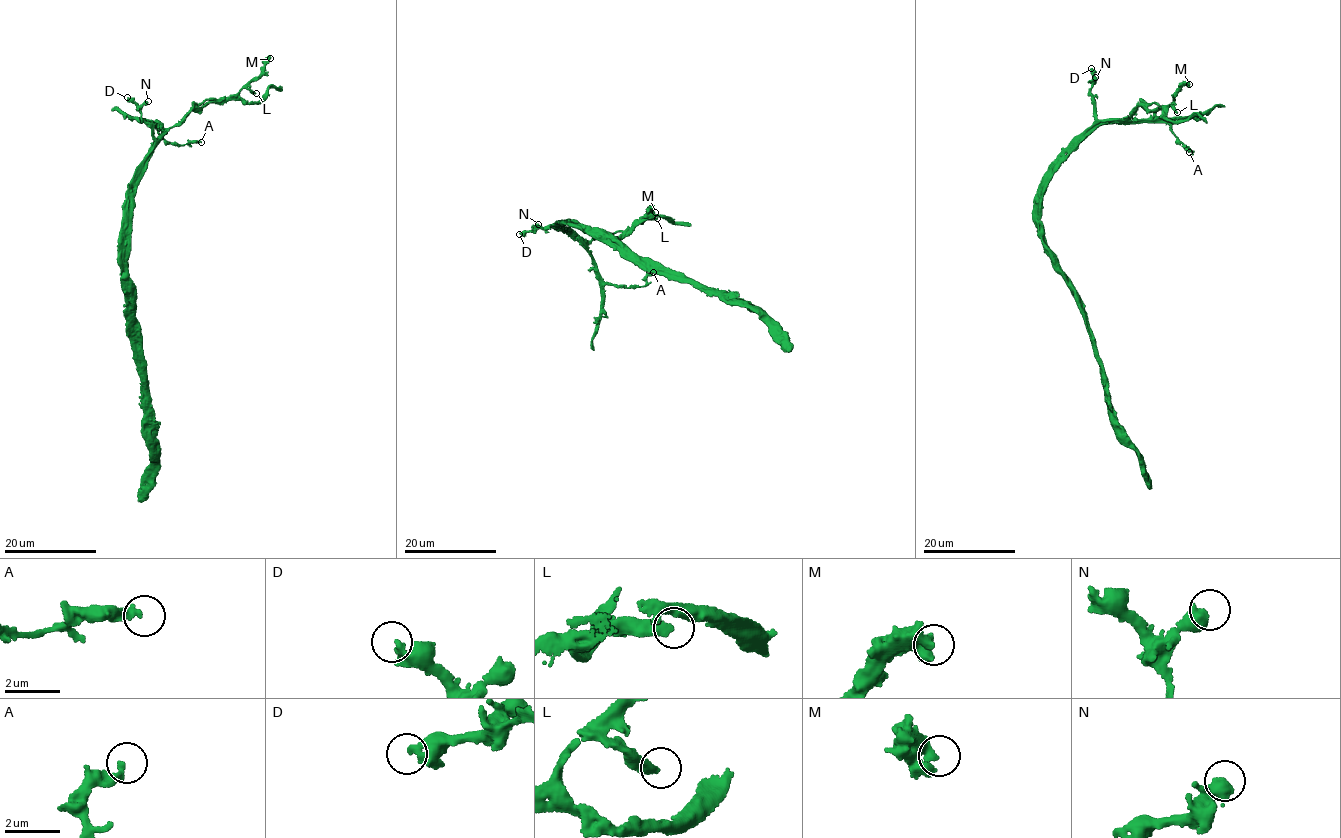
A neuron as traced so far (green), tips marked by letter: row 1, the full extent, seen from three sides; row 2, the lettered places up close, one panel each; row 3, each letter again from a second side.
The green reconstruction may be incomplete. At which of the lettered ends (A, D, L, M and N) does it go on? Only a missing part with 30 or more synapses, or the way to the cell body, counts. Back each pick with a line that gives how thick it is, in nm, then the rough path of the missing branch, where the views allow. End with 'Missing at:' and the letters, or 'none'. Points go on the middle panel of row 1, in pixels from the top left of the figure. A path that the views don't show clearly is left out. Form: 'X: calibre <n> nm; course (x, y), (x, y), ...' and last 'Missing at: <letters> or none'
Missing at: none

